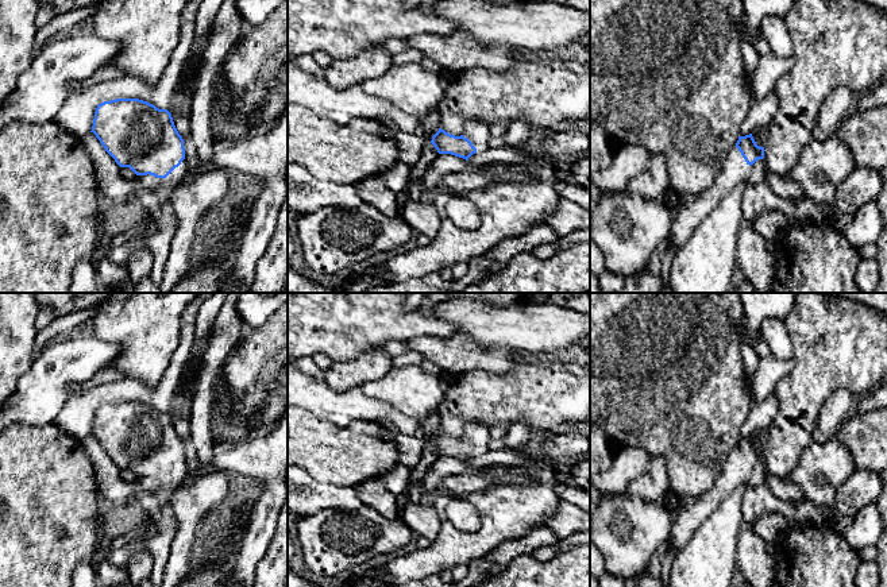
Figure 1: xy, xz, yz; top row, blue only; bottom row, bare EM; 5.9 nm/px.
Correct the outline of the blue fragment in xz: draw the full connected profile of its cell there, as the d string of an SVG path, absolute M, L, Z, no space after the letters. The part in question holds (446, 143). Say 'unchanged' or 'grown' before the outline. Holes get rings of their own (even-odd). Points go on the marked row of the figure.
grown | M468 119L460 136L451 135L444 130L432 136L431 143L439 154L451 154L468 161L478 150L489 148L490 124L481 119Z

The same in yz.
grown | M752 134L738 136L711 186L698 196L684 198L672 212L671 233L666 248L678 252L689 242L701 220L726 193L740 184L748 184L751 166L763 158L764 147L756 144Z

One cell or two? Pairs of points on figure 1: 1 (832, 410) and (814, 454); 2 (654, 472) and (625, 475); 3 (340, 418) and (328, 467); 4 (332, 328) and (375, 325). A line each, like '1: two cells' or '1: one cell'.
1: two cells
2: two cells
3: two cells
4: one cell

